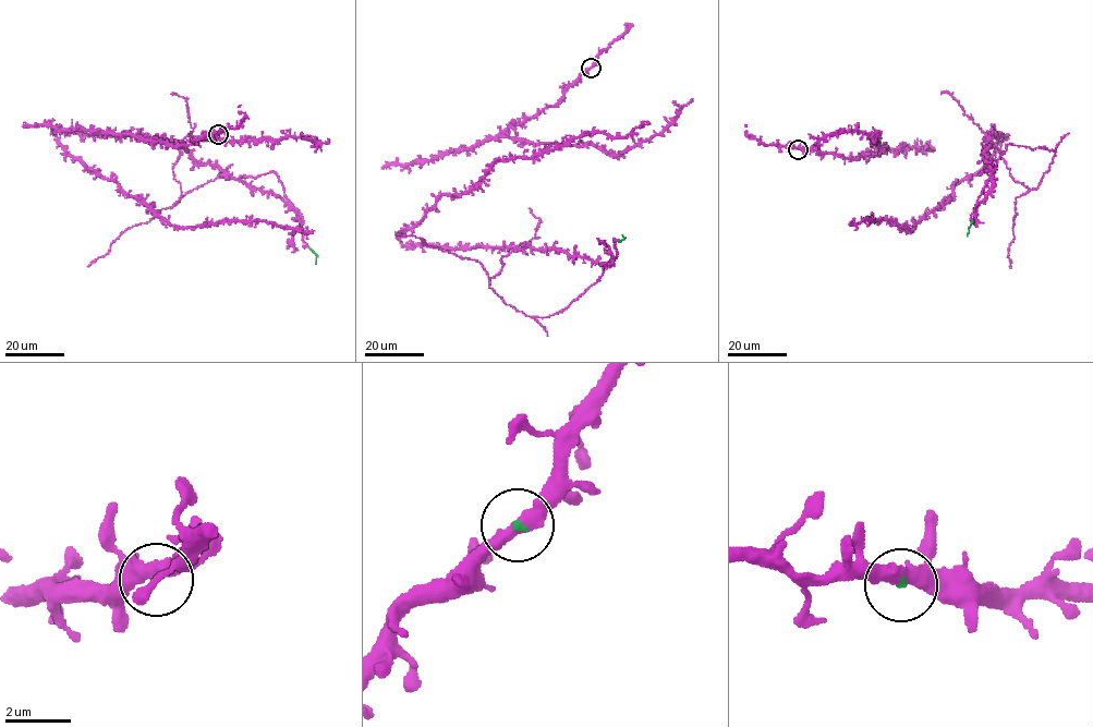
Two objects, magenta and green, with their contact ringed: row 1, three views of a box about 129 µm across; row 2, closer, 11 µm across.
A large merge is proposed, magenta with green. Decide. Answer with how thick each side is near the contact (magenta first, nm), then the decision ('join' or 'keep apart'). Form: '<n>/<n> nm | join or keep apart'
440/80 nm | join

